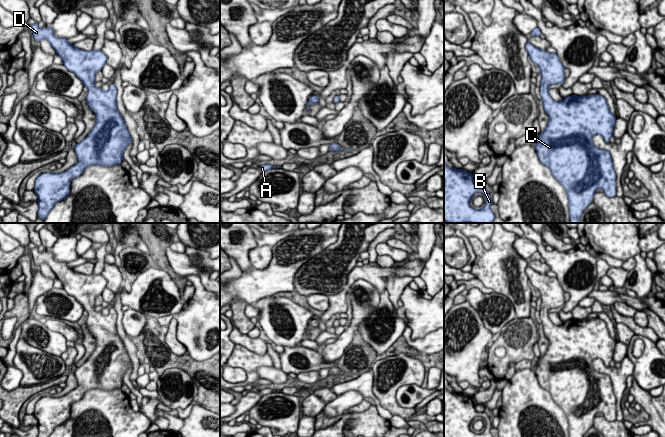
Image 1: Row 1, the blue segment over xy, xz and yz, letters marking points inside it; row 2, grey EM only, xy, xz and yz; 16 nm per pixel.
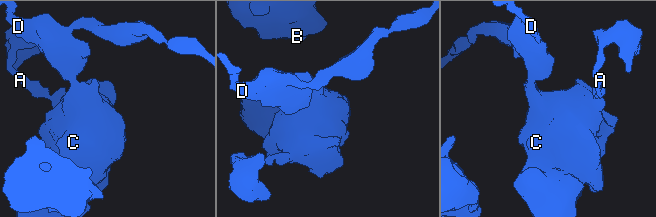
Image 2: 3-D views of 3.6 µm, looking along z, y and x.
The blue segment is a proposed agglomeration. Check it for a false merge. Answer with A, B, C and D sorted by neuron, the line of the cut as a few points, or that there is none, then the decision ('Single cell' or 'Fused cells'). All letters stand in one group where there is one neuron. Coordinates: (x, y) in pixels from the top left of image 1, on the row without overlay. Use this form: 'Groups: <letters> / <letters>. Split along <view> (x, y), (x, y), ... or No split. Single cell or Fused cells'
Groups: A B C D. No split. Single cell

